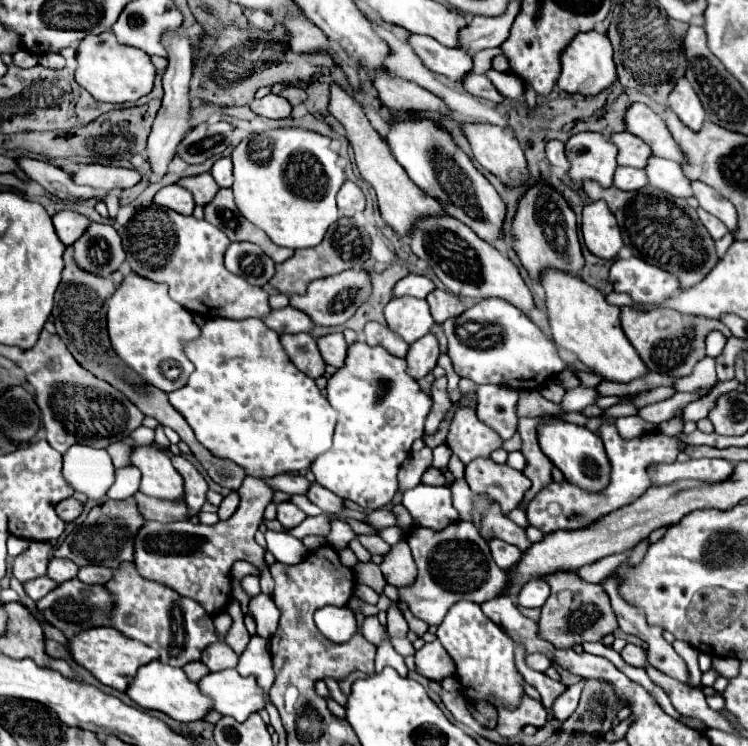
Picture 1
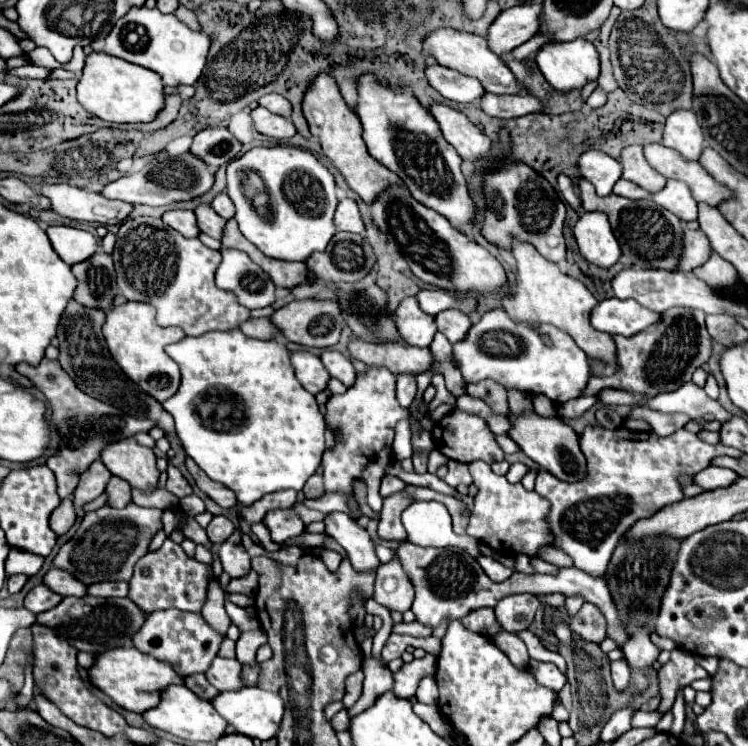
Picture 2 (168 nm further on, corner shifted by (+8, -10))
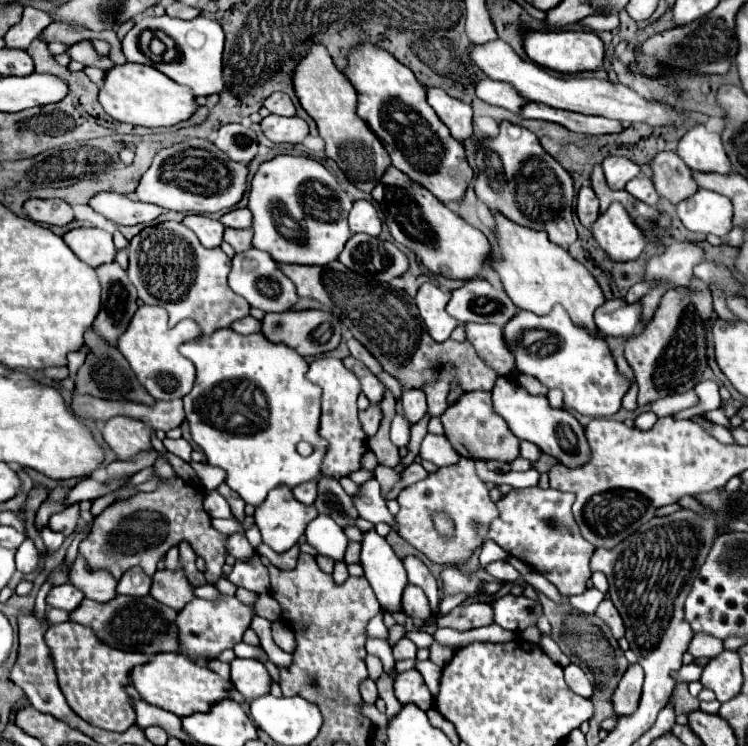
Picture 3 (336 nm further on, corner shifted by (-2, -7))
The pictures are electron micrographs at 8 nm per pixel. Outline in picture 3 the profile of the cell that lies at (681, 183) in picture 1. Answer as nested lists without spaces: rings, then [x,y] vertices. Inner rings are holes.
[[[698,189],[692,199],[678,203],[676,207],[680,221],[686,229],[696,233],[712,233],[726,237],[732,231],[732,203],[724,195],[708,189]]]

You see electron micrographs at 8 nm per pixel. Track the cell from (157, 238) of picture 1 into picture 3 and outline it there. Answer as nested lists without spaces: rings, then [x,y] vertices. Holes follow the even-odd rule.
[[[164,221],[160,225],[146,227],[140,235],[136,235],[130,241],[128,257],[130,257],[128,277],[130,277],[132,285],[138,289],[140,299],[144,303],[148,303],[148,305],[164,307],[168,311],[168,315],[170,315],[170,325],[172,327],[176,323],[180,323],[182,319],[194,319],[202,327],[204,335],[210,335],[210,333],[214,333],[218,329],[230,327],[230,323],[234,323],[236,319],[246,317],[248,311],[250,311],[250,305],[228,287],[230,257],[222,249],[206,249],[206,247],[202,247],[198,237],[188,227],[184,227],[182,223]]]

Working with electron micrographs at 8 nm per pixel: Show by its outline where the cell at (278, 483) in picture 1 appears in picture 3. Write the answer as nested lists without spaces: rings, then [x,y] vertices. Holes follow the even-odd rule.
[[[376,479],[362,485],[360,495],[354,497],[354,505],[356,505],[362,519],[372,521],[372,523],[388,523],[394,531],[398,529],[394,515],[388,511],[386,501],[380,495],[380,485]]]

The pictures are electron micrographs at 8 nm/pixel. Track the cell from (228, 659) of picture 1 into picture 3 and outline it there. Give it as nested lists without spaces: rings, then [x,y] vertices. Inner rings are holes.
[[[234,659],[232,663],[232,683],[248,699],[270,693],[270,675],[266,667],[256,659]]]

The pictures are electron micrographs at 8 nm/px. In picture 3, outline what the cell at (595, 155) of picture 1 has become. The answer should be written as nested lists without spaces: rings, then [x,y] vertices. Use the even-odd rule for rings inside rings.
[[[608,157],[608,159],[604,159],[602,169],[604,169],[606,181],[614,189],[624,189],[624,185],[630,179],[638,177],[638,173],[640,173],[640,167],[634,161],[630,161],[628,157]]]

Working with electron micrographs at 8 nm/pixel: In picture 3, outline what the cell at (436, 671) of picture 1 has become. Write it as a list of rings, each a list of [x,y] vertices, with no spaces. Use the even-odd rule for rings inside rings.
[[[410,669],[410,671],[404,671],[404,673],[396,675],[396,679],[394,679],[394,695],[402,705],[414,703],[422,711],[428,711],[432,707],[432,699],[434,699],[430,695],[422,675],[416,669]]]

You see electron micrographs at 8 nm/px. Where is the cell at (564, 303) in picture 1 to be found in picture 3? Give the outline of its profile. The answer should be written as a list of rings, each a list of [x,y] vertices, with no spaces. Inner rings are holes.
[[[494,213],[496,219],[496,239],[500,245],[502,259],[492,261],[492,269],[500,275],[504,291],[508,297],[524,311],[532,311],[536,315],[548,315],[556,303],[560,303],[574,323],[582,323],[596,331],[594,327],[594,311],[606,301],[602,289],[590,271],[576,261],[564,247],[552,243],[546,231],[534,231],[530,227],[522,227],[500,213]]]

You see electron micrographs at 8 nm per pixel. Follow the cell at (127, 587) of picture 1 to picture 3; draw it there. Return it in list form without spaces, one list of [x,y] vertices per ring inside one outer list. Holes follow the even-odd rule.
[[[220,595],[218,599],[192,599],[176,619],[178,625],[178,639],[182,643],[182,653],[194,661],[210,661],[220,651],[232,649],[236,643],[242,641],[244,631],[250,627],[254,611],[250,605],[240,603],[236,597]]]

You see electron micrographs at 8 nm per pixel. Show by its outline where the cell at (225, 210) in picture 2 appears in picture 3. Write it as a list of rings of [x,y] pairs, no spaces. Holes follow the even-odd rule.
[[[232,209],[226,215],[222,215],[220,223],[230,229],[246,229],[252,225],[252,213],[250,209]]]

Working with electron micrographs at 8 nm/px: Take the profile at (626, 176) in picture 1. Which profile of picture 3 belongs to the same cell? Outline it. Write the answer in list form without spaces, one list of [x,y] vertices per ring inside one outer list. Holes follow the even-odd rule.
[[[636,177],[630,183],[626,183],[626,191],[630,195],[634,195],[636,199],[644,201],[646,205],[656,205],[658,199],[660,199],[656,189],[654,189],[654,185],[652,185],[652,181],[646,179],[646,177]]]

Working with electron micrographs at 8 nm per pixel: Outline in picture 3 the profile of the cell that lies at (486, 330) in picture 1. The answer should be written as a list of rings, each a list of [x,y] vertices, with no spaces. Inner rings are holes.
[[[560,305],[542,317],[520,311],[506,323],[504,335],[516,355],[516,369],[536,377],[548,389],[562,389],[564,407],[590,417],[610,417],[622,407],[622,397],[630,389],[630,379],[618,371],[606,337],[600,331],[592,335],[586,327],[572,323],[570,315]]]

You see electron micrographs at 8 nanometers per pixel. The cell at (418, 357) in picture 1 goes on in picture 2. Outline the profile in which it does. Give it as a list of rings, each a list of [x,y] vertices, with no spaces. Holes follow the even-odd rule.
[[[400,374],[398,376],[398,402],[404,408],[410,408],[416,396],[416,374]]]

